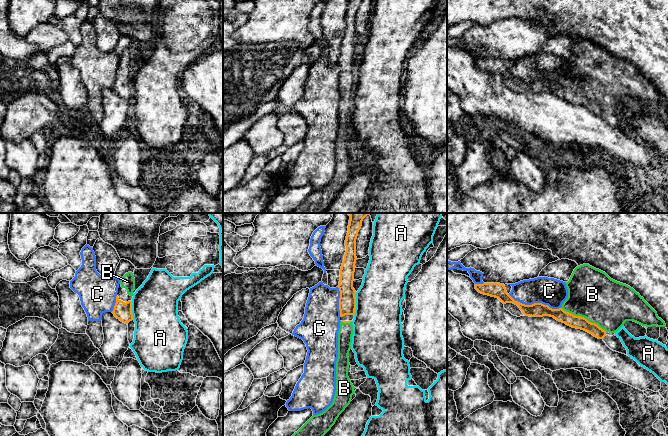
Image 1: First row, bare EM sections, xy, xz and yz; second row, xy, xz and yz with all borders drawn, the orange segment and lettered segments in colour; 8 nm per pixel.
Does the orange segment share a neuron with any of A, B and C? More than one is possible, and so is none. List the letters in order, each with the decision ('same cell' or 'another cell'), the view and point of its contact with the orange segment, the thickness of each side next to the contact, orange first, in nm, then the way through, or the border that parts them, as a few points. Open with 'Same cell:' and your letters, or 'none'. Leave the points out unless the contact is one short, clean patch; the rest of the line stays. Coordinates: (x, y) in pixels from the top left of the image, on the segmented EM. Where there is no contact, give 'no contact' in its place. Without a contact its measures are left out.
Same cell: B
A: another cell; meets orange in xz at (355, 304); 140 nm thick on the orange side, 380 nm on the other
B: same cell; meets orange in yz at (583, 317); 110 nm thick on the orange side, 400 nm on the other; runs through yz (578, 322), (583, 317), (591, 305), (592, 294)
C: another cell; meets orange in yz at (534, 303); 110 nm thick on the orange side, 220 nm on the other

